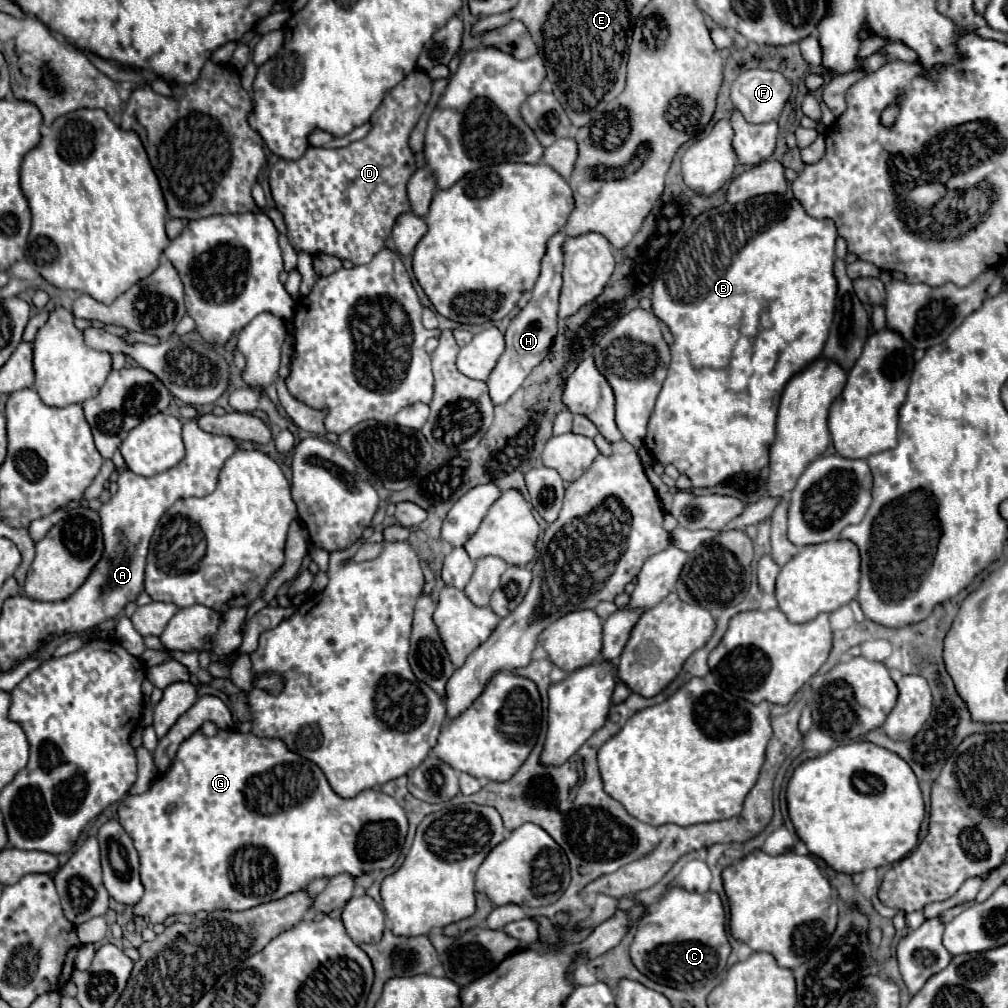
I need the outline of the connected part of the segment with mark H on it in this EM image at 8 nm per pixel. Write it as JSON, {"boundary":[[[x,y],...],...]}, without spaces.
{"boundary":[[[557,233],[547,243],[547,253],[541,261],[541,275],[531,291],[529,303],[511,319],[505,341],[507,347],[503,355],[499,357],[495,369],[491,371],[487,379],[489,395],[495,405],[505,403],[525,381],[525,377],[531,373],[533,367],[537,367],[549,353],[549,347],[557,335],[557,301],[559,301],[559,289],[561,289],[561,271],[563,271],[563,255],[561,255],[561,243],[565,241],[563,233]]]}

